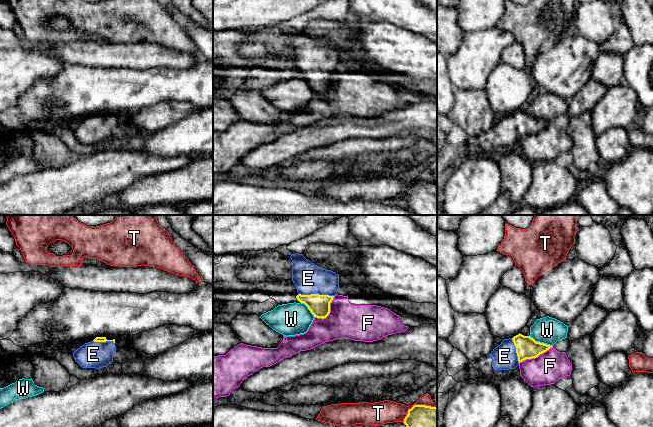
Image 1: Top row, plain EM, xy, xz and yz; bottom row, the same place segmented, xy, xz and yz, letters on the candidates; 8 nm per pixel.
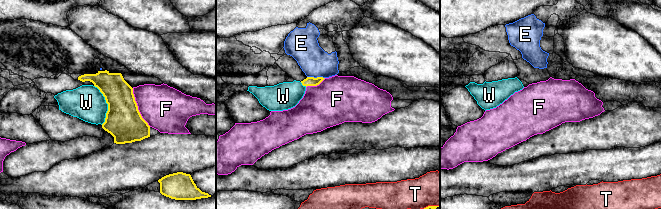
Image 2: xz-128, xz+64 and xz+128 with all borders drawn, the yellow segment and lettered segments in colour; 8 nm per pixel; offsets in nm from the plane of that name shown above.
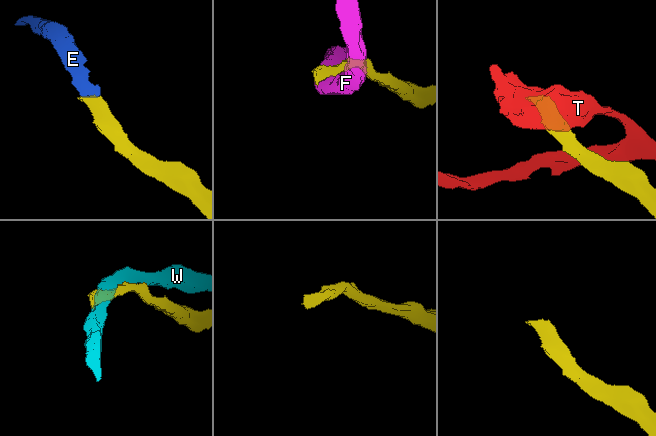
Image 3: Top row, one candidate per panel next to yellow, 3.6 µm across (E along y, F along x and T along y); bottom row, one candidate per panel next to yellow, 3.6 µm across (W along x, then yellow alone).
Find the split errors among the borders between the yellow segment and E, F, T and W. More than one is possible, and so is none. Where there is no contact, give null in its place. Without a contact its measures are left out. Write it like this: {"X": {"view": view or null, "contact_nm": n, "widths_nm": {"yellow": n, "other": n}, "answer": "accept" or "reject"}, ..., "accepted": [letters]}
{"E": {"view": "xz", "contact_nm": 280, "widths_nm": {"yellow": 170, "other": 240}, "answer": "accept"}, "F": {"view": "yz", "contact_nm": 300, "widths_nm": {"yellow": 180, "other": 260}, "answer": "reject"}, "T": {"view": "xz", "contact_nm": 300, "widths_nm": {"yellow": 360, "other": 180}, "answer": "reject"}, "W": {"view": "yz", "contact_nm": 220, "widths_nm": {"yellow": 180, "other": 220}, "answer": "reject"}, "accepted": ["E"]}

